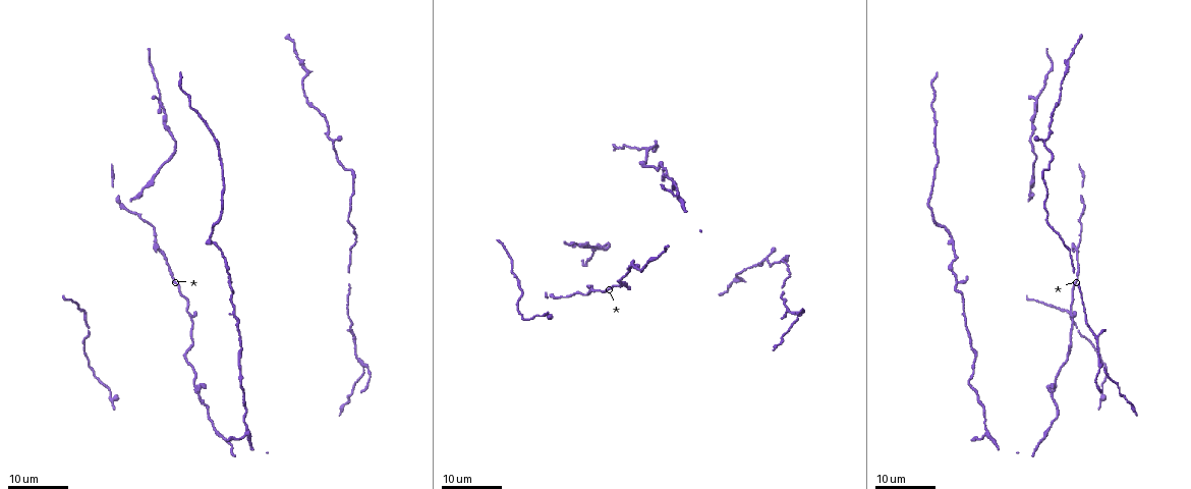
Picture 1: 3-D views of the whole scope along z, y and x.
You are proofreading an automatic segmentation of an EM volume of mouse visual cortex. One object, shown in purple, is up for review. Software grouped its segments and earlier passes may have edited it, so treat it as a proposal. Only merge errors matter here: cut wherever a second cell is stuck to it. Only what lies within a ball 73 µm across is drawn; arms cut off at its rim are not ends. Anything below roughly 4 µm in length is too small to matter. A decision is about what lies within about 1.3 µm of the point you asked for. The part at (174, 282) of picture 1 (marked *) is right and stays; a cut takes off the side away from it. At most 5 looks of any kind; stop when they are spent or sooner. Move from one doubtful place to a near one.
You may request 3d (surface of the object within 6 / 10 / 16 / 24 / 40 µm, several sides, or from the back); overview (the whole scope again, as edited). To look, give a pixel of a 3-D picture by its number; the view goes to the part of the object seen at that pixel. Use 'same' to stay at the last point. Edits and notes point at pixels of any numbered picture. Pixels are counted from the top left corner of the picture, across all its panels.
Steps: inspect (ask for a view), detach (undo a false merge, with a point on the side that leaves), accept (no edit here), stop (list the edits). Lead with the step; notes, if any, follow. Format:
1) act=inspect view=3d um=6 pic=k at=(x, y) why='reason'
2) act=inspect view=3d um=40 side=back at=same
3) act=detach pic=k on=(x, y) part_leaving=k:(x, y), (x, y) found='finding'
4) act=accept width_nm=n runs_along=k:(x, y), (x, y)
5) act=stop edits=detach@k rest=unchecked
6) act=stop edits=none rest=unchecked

act=inspect view=3d um=16 pic=1 at=(954, 285) why='side arm on a straight run'

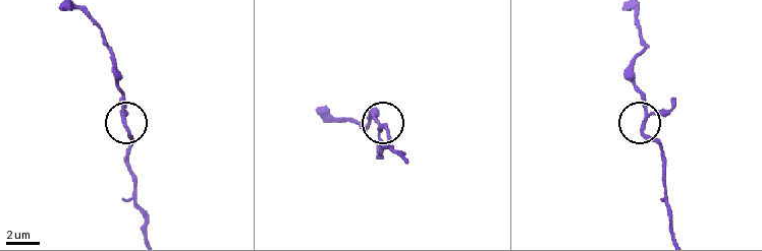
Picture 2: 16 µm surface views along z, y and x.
act=inspect view=3d um=6 pic=2 at=(123, 120) why='zoom in'

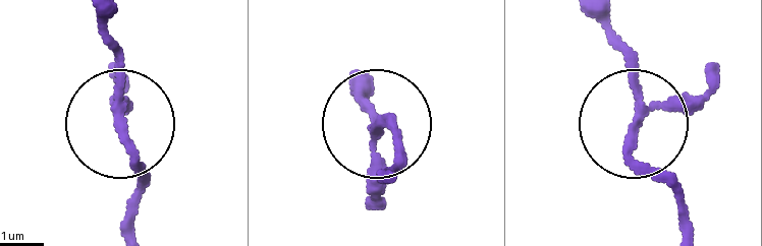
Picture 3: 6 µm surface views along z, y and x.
act=accept arms=3 runs_along=3:(389, 176), (397, 150), (364, 97) found='continuous, no second cell'

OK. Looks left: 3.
act=inspect view=3d um=24 pic=1 at=(742, 278) why='thick turns thin'

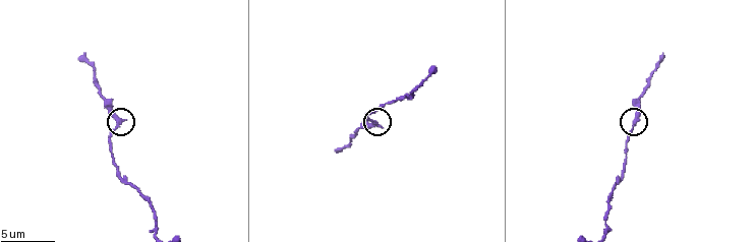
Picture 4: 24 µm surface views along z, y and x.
act=inspect view=3d um=10 pic=4 at=(117, 120)

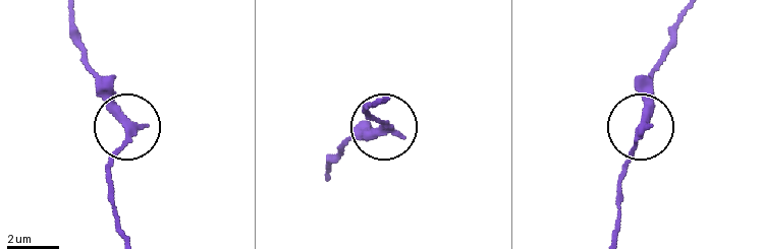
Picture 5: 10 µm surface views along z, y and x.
act=accept width_nm=260 found='one cell here'

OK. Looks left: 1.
act=stop edits=none rest=unchecked

